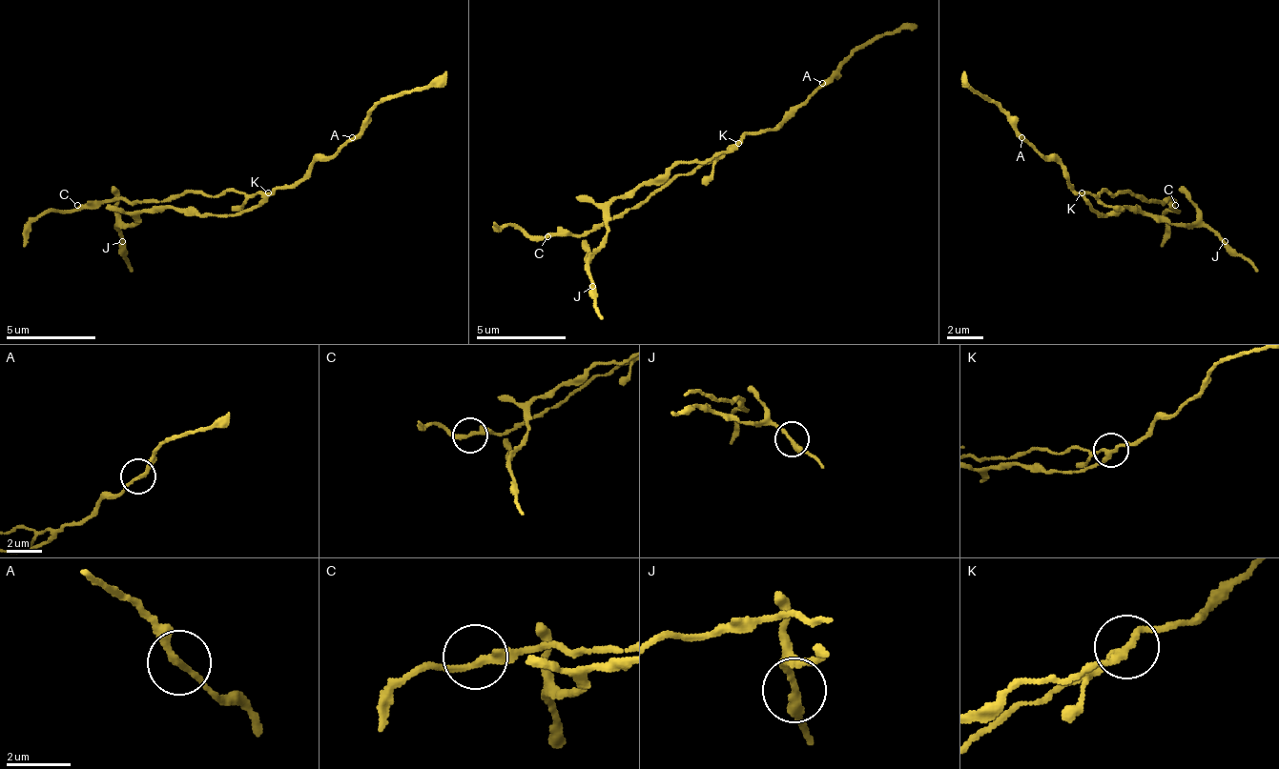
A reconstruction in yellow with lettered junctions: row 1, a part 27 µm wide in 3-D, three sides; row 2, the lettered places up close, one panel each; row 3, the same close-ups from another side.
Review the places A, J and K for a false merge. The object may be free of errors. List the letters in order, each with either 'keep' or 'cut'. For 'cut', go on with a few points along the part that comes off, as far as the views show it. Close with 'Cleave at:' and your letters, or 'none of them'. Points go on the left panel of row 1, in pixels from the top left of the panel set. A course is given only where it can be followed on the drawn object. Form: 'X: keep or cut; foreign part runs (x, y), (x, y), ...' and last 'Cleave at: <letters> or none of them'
A: keep
J: keep
K: cut; foreign part runs (266, 192), (109, 200), (50, 210), (23, 246)
Cleave at: K

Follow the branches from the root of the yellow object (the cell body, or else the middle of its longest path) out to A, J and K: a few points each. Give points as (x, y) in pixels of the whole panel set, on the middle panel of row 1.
A: (718, 155), (736, 146), (751, 132), (764, 132), (773, 129), (822, 83)
J: (718, 155), (705, 164), (673, 164), (632, 192), (624, 192), (610, 205), (601, 250), (587, 264), (592, 286)
K: (718, 155), (723, 155), (736, 142)

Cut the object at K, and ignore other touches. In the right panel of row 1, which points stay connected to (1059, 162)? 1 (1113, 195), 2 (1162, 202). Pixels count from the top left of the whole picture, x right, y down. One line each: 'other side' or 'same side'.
1: other side
2: other side

